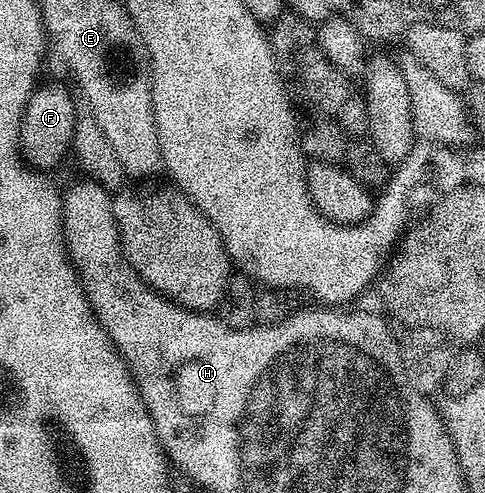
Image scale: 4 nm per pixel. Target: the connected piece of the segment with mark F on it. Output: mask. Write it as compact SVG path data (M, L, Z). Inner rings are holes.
M56 82L37 85L24 105L24 115L20 121L20 153L29 166L41 171L52 169L69 156L75 136L76 108L72 99L73 91L59 86Z

